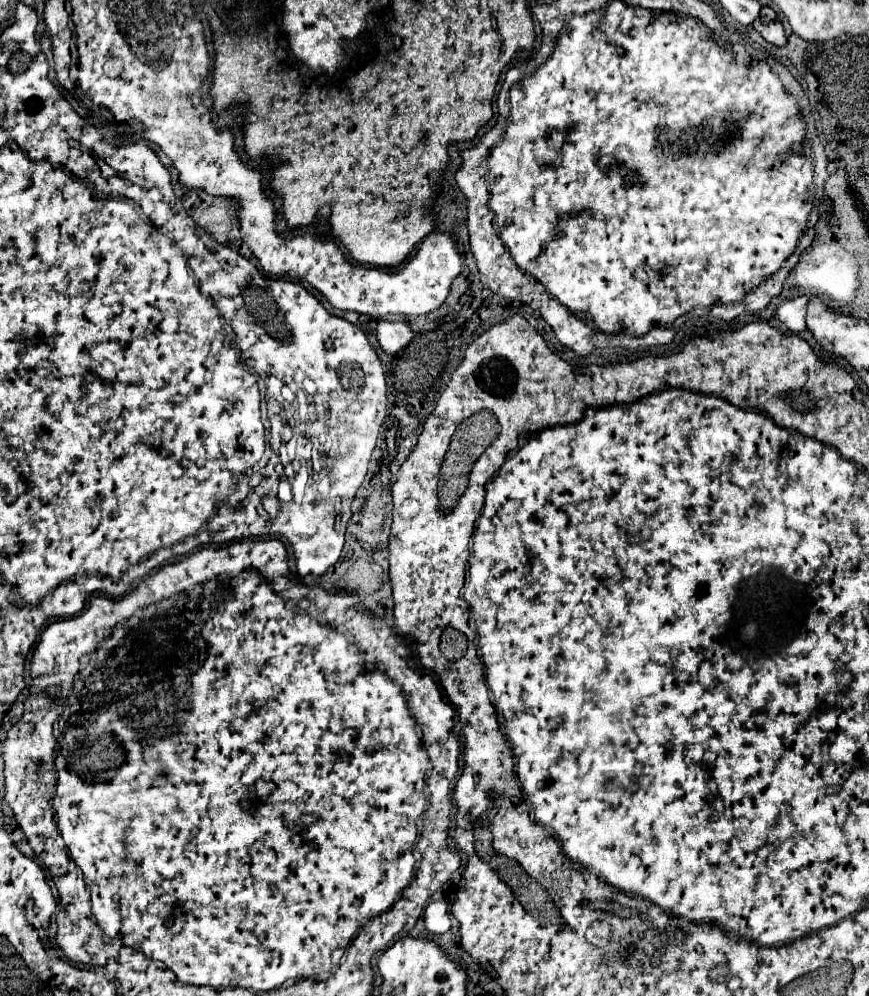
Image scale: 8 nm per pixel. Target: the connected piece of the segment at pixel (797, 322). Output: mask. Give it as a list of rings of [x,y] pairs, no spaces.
[[[799,296],[793,300],[785,300],[779,308],[777,308],[777,318],[781,322],[785,322],[785,326],[797,334],[801,330],[807,328],[805,324],[805,312],[807,312],[807,302],[811,296]]]

